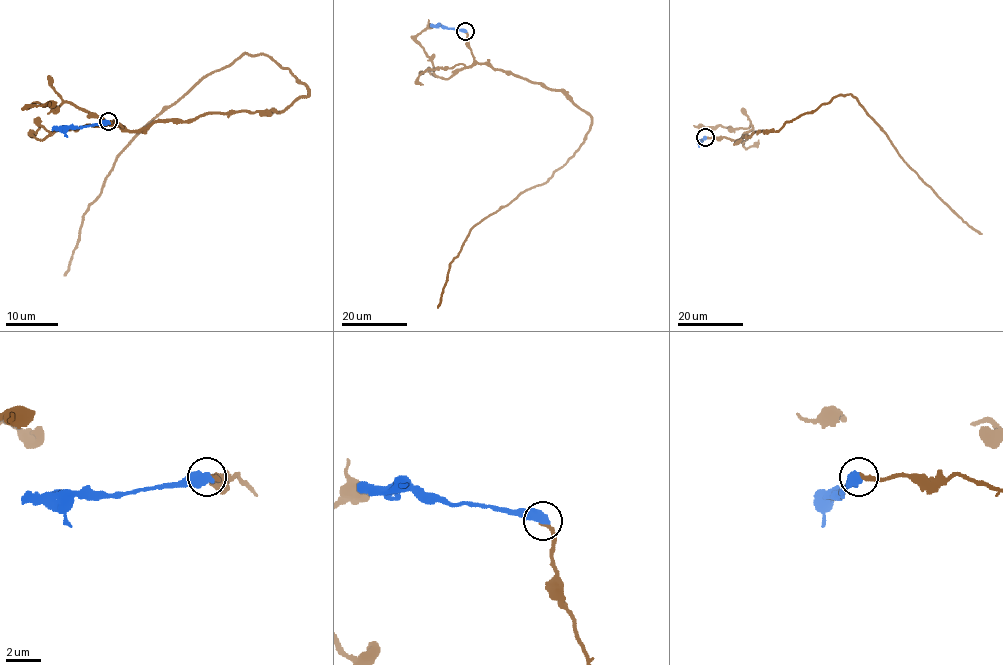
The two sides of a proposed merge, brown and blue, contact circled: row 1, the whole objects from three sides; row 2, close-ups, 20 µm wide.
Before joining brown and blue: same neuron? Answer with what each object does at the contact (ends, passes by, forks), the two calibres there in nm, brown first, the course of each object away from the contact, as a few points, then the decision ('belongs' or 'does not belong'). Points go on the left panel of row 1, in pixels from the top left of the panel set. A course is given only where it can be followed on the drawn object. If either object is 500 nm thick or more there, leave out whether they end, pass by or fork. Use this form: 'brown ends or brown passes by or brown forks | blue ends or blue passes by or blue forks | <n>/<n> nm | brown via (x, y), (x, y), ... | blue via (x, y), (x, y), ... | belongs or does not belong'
280/650 nm | brown via (107, 121), (144, 130), (281, 112), (308, 89), (265, 55), (202, 77), (118, 156), (64, 275) | blue via (107, 121), (88, 126), (56, 126), (52, 130) | belongs

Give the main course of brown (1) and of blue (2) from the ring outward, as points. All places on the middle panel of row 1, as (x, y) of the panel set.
1: (465, 32), (478, 63), (561, 90), (589, 115), (591, 126), (550, 177), (471, 229), (450, 263), (438, 308)
2: (465, 32), (430, 25)

